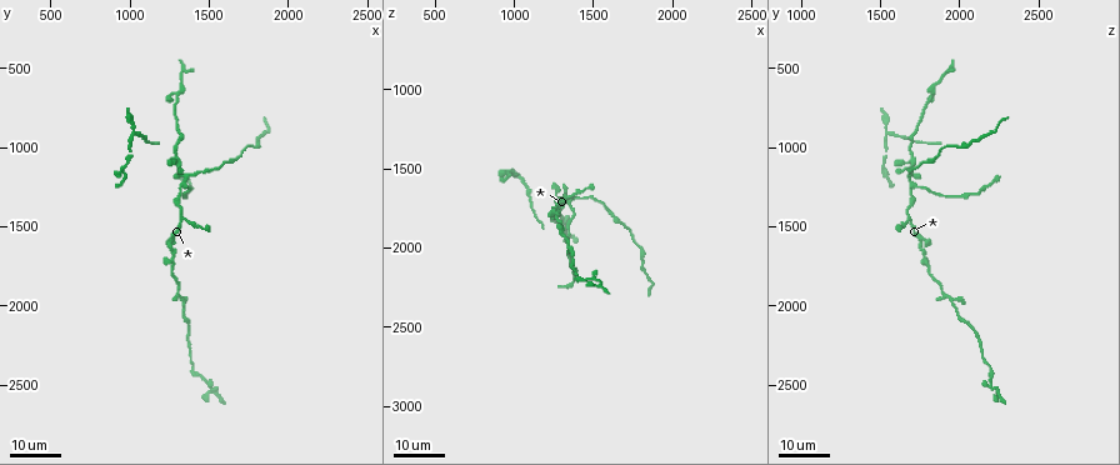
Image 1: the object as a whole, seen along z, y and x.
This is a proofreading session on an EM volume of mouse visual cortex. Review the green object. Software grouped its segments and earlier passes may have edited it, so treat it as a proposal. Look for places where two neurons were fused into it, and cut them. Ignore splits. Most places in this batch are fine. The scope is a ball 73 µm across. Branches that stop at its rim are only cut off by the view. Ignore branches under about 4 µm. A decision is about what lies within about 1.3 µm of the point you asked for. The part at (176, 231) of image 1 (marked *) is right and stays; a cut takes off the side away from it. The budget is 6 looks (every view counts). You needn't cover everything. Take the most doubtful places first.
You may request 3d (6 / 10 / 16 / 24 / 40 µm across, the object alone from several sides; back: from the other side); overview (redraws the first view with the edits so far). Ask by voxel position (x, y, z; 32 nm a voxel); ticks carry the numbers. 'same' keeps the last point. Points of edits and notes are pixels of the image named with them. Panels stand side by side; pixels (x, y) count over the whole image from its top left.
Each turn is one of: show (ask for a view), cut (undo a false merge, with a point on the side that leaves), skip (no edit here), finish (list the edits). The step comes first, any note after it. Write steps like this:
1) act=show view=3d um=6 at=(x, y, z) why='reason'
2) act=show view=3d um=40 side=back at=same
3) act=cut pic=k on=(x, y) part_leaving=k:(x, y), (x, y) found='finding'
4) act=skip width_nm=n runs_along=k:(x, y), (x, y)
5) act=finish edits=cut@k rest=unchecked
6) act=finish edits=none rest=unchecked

act=show view=3d um=16 at=(1020, 900, 1540) why='three arms meet'

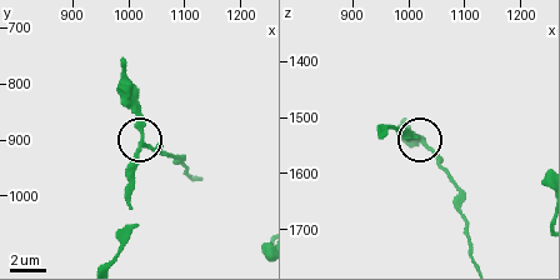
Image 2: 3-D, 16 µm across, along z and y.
act=show view=3d um=10 at=same

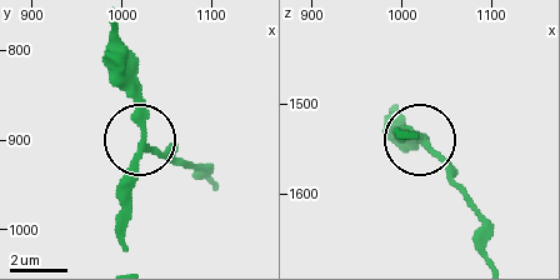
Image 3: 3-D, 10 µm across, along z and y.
act=cut pic=3 on=(178, 146) width_nm=210 part_leaving=3:(145, 153), (200, 166), (213, 180) found='a second neuron is stuck on'

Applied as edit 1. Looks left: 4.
act=show view=3d um=24 at=(1340, 1460, 1680) why='two arms in line, one across'

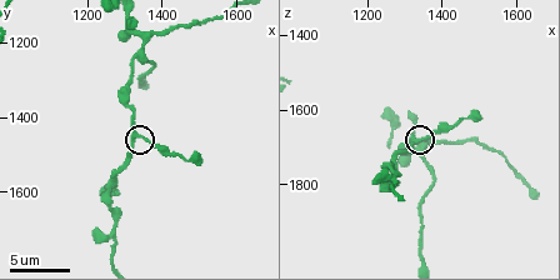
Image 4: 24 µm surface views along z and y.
act=show view=3d um=10 at=(1330, 1440, 1690) why='zoom in'

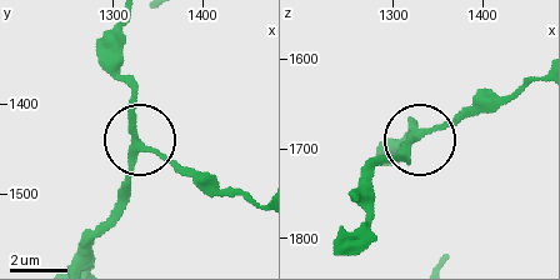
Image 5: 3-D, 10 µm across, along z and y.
act=skip arms=3 runs_along=5:(109, 218), (140, 144), (166, 155), (200, 189) found='all the same neuron'

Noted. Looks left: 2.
act=show view=3d um=10 at=(1270, 1700, 1770) why='thin arm on a thick one'

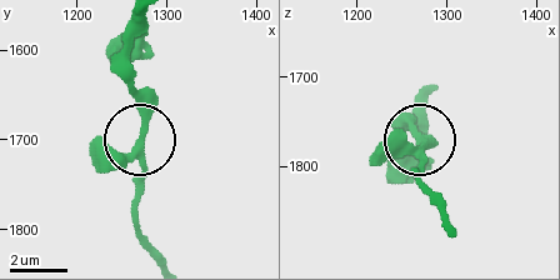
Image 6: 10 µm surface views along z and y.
act=show view=3d um=6 at=(1270, 1700, 1780)

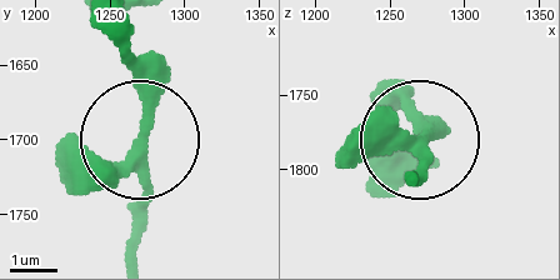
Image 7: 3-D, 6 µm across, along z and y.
act=skip runs_along=7:(119, 29), (143, 89), (143, 240) found='one neuron here'

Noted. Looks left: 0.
act=finish edits=cut@3 rest=unchecked

